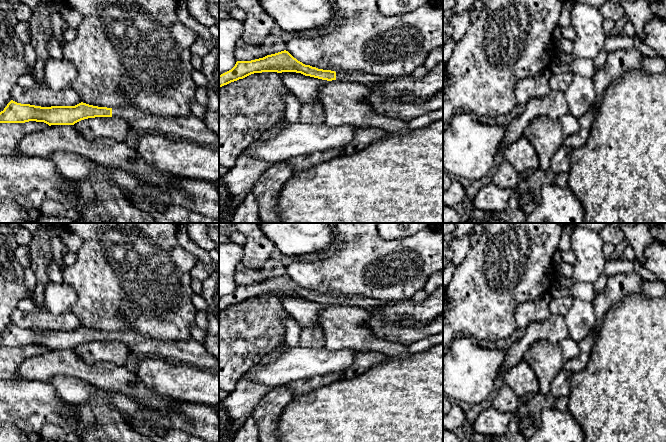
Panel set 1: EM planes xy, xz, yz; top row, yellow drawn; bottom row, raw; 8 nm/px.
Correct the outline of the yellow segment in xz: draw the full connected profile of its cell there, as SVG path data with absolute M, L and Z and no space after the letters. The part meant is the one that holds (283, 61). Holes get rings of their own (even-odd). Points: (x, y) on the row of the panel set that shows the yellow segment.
M284 50L251 61L237 61L231 70L219 75L219 87L239 79L243 79L251 74L262 72L296 72L305 76L327 81L352 80L360 82L370 89L373 89L379 83L388 79L396 78L372 75L359 70L339 70L335 72L331 70L318 69L316 67L303 64L294 58L288 51Z

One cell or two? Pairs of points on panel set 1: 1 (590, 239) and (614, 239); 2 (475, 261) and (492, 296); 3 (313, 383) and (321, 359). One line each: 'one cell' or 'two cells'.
1: two cells
2: one cell
3: two cells

